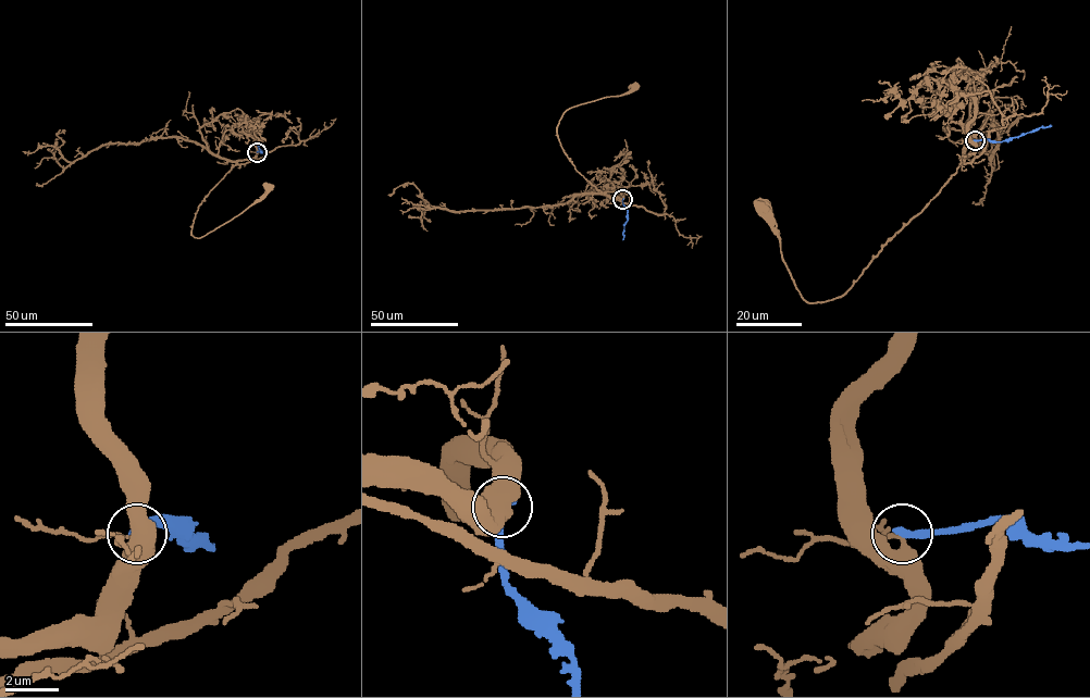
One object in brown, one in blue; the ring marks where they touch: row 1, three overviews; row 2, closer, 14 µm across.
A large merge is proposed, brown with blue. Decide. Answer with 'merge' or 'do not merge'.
do not merge

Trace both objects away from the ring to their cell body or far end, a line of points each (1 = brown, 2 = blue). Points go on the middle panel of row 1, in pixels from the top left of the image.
1: (622, 199), (605, 196), (576, 169), (564, 152), (557, 128), (562, 114), (572, 107), (624, 94), (634, 87)
2: (622, 199), (628, 210), (623, 239)

